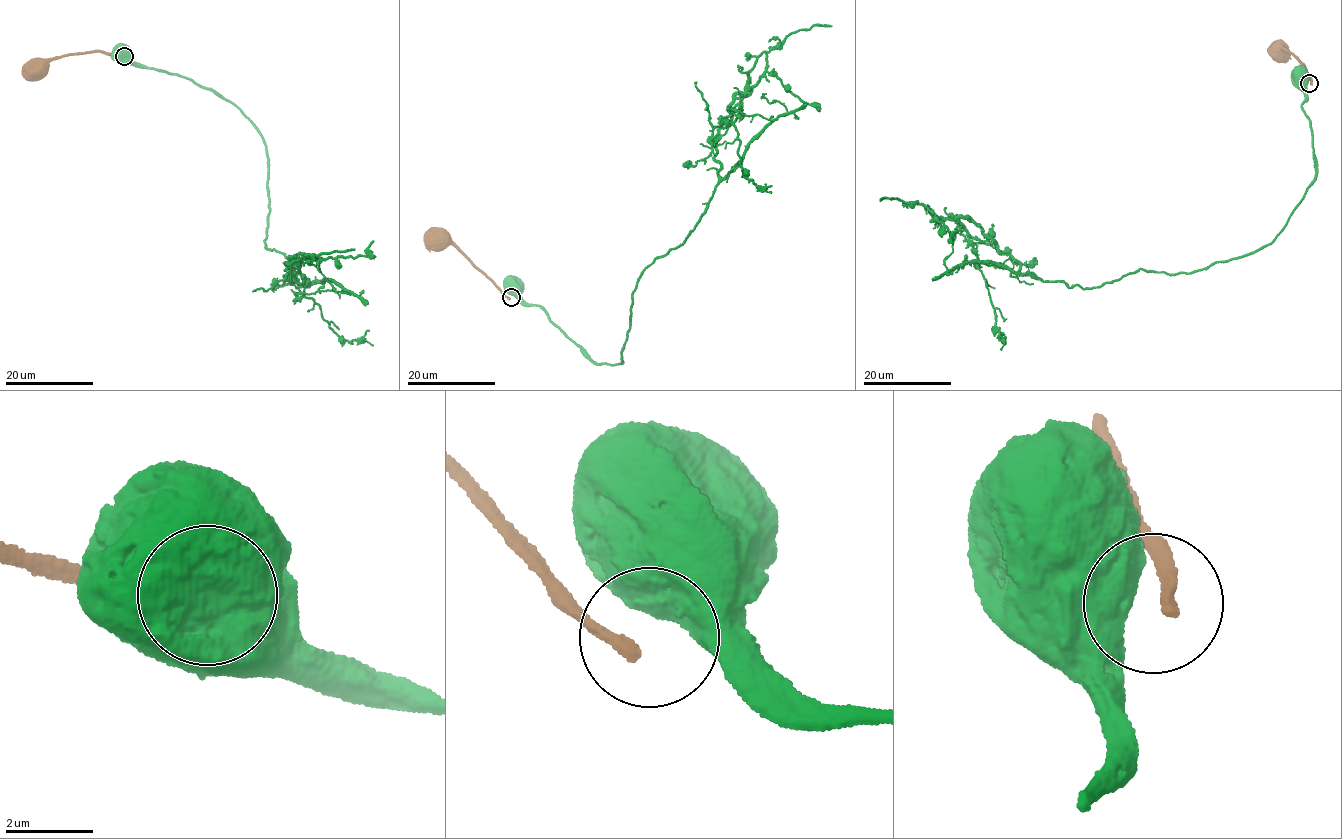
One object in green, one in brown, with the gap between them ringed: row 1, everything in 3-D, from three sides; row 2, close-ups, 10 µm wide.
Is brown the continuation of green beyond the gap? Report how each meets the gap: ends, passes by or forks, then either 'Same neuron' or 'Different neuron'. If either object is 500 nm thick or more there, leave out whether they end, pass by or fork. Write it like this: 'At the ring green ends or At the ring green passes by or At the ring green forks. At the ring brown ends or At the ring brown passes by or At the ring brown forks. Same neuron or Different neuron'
Different neuron

